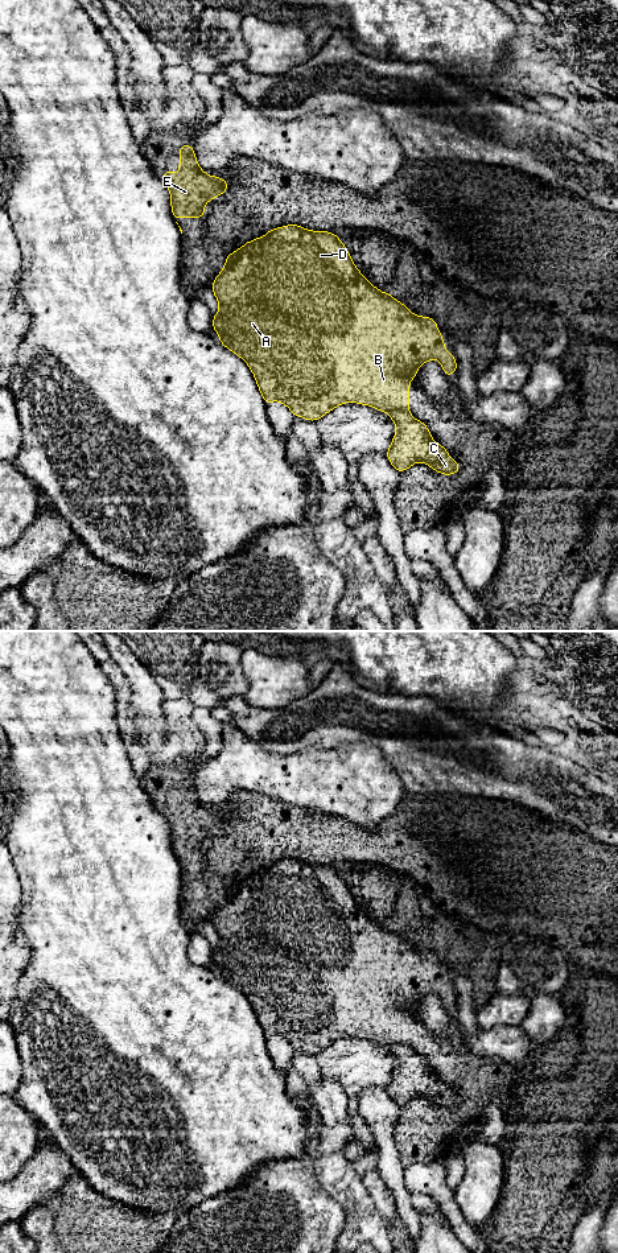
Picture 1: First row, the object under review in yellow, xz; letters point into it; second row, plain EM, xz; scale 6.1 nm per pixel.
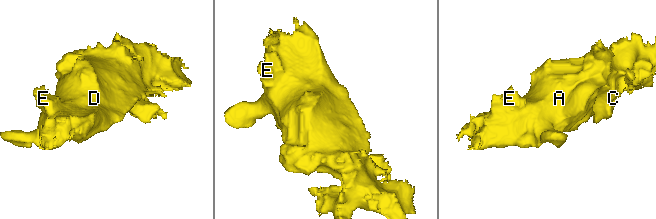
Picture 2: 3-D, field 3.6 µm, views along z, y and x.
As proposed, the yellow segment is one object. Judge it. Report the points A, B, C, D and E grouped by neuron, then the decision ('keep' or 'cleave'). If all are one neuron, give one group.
groups A B D E / C; cleave

